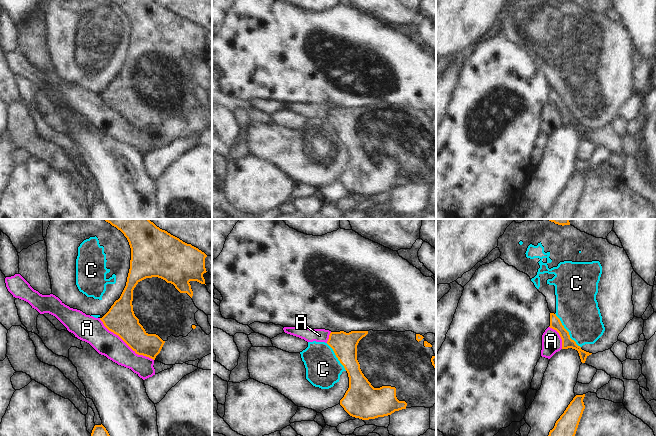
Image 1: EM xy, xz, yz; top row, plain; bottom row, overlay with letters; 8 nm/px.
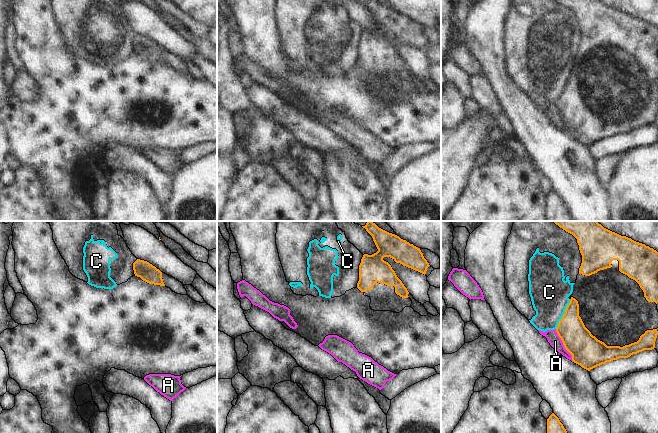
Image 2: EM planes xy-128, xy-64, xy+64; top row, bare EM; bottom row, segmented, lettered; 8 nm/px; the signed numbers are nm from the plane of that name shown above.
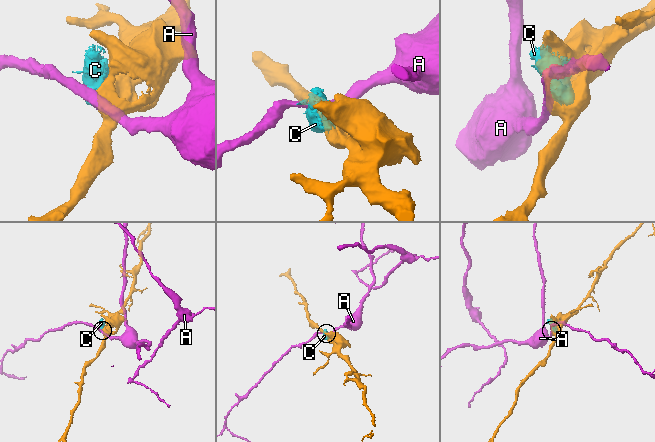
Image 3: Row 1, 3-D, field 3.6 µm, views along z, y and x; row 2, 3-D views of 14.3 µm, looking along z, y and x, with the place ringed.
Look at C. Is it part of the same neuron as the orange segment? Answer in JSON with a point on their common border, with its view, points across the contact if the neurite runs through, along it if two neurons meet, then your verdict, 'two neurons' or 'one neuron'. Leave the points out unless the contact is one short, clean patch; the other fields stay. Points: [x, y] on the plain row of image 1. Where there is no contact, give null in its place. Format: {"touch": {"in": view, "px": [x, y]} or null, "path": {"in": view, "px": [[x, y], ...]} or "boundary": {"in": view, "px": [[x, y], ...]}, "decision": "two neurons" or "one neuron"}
{"touch": {"in": "yz", "px": [566, 106]}, "boundary": {"in": "yz", "px": [[555, 89], [569, 112], [580, 123]]}, "decision": "two neurons"}

